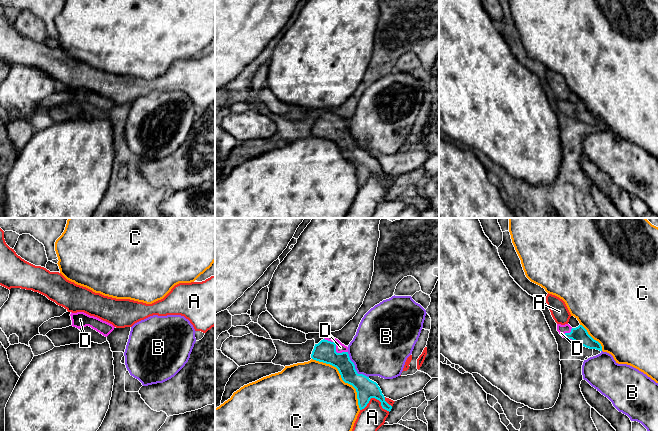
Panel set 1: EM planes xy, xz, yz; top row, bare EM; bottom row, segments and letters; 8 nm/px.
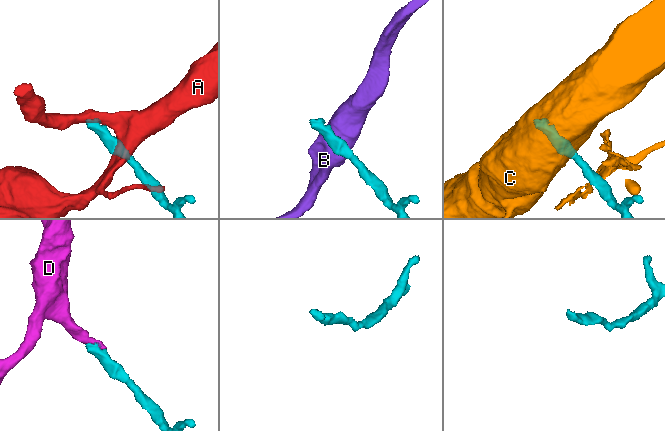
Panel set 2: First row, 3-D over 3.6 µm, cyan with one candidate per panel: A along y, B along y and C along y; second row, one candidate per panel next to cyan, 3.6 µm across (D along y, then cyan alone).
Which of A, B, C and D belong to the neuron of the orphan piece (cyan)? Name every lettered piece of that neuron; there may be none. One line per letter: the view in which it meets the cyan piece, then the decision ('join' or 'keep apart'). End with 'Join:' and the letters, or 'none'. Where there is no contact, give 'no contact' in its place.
A: xz | keep apart
B: xz | keep apart
C: xz | keep apart
D: xz | join
Join: D

